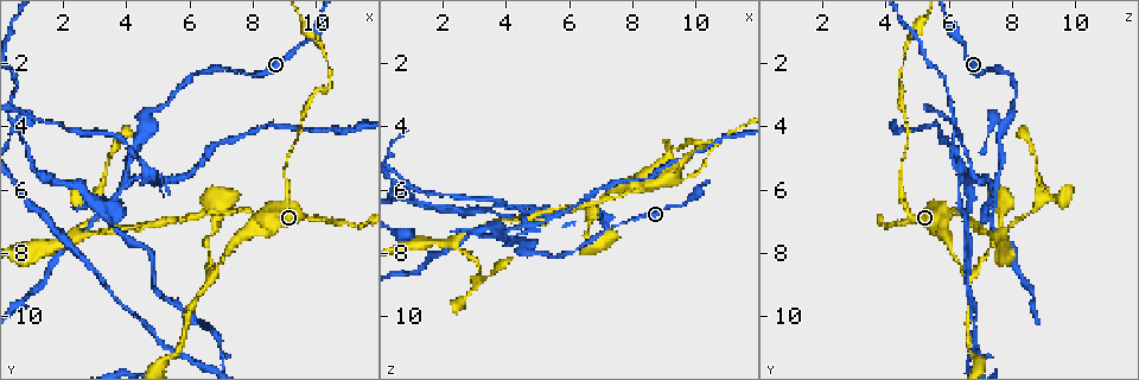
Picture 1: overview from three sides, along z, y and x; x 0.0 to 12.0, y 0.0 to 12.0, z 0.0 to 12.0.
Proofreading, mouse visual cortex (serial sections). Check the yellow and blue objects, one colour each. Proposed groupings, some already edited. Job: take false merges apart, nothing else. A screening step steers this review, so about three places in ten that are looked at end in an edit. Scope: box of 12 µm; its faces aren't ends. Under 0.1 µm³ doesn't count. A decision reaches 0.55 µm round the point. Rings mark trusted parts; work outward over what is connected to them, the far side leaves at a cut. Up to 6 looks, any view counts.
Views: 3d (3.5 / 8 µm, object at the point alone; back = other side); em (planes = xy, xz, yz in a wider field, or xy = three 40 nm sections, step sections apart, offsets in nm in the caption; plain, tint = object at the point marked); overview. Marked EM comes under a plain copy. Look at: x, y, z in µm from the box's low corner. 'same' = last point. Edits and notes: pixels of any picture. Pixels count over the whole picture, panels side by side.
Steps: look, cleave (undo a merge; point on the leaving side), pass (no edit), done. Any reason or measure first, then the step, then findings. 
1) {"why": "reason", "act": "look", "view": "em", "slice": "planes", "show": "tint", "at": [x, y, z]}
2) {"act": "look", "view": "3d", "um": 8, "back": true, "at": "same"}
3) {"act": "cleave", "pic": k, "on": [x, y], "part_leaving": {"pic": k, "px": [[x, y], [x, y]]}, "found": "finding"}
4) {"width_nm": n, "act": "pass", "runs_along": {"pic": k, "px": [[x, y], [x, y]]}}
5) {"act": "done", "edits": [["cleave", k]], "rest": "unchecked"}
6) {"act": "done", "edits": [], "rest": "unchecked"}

{"act": "look", "view": "3d", "um": 3.5, "at": [8.3, 6.9, 5.9]}

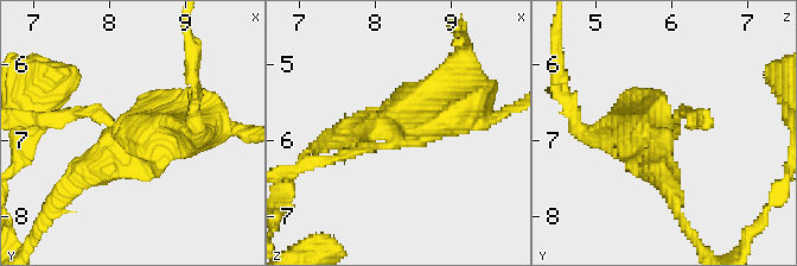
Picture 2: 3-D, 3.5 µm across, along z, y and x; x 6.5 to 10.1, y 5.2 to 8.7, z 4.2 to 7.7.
{"why": "shape alone is not enough", "act": "look", "view": "em", "slice": "xy", "step": 5, "show": "tint", "at": [8.35, 6.90, 5.90]}

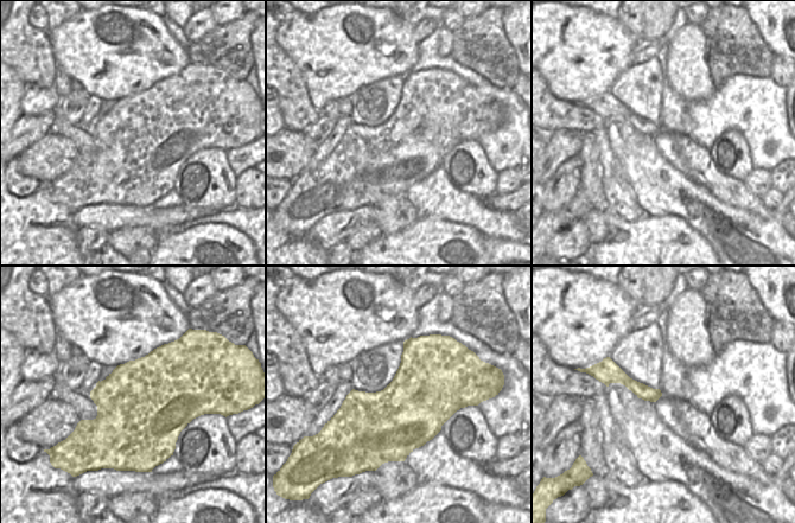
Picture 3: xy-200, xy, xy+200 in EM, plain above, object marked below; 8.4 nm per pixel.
{"act": "cleave", "pic": 2, "on": [80, 113], "found": "a second cell is stuck on"}

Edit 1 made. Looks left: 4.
{"why": "redraw", "act": "look", "view": "overview"}

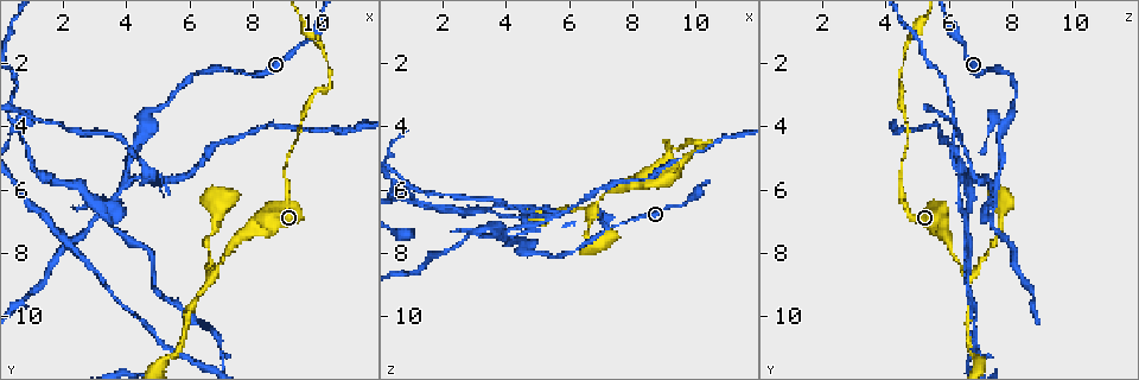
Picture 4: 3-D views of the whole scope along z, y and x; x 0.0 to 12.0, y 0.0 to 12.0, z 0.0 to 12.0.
{"why": "thick turns thin", "act": "look", "view": "3d", "um": 3.5, "at": [10.2, 3.0, 4.6]}

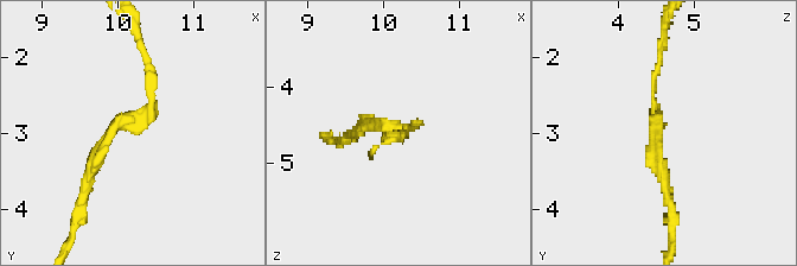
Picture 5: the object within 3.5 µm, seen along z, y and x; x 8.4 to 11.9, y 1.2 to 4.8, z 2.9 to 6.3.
{"act": "look", "view": "em", "slice": "xy", "step": 2, "show": "tint", "at": [10.10, 2.95, 4.55]}

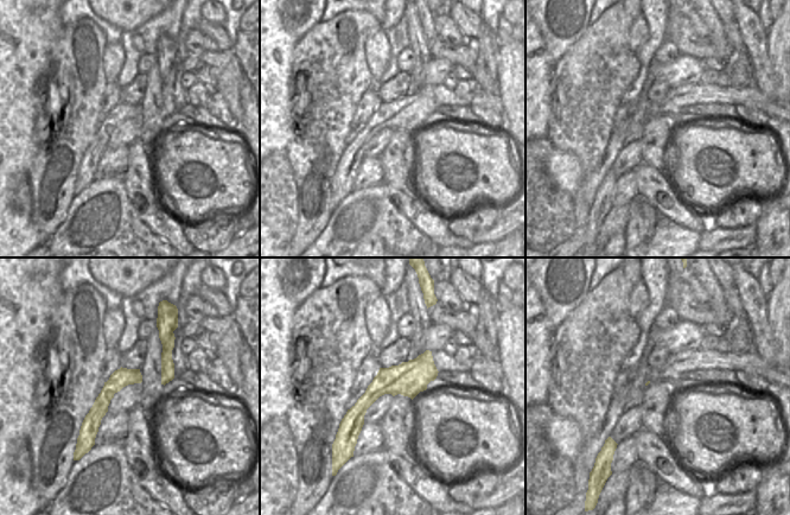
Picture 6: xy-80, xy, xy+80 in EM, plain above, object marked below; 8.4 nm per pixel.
{"act": "cleave", "pic": 5, "on": [147, 62], "border": {"pic": 6, "px": [[431, 351], [425, 389]]}, "found": "two cells meet here"}

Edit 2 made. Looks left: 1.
{"act": "done", "edits": [["cleave", 2], ["cleave", 5]], "rest": "unchecked"}

